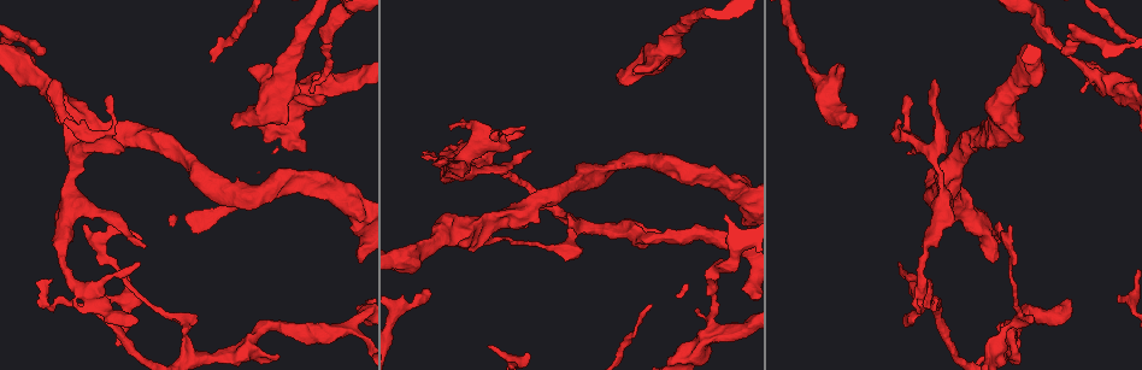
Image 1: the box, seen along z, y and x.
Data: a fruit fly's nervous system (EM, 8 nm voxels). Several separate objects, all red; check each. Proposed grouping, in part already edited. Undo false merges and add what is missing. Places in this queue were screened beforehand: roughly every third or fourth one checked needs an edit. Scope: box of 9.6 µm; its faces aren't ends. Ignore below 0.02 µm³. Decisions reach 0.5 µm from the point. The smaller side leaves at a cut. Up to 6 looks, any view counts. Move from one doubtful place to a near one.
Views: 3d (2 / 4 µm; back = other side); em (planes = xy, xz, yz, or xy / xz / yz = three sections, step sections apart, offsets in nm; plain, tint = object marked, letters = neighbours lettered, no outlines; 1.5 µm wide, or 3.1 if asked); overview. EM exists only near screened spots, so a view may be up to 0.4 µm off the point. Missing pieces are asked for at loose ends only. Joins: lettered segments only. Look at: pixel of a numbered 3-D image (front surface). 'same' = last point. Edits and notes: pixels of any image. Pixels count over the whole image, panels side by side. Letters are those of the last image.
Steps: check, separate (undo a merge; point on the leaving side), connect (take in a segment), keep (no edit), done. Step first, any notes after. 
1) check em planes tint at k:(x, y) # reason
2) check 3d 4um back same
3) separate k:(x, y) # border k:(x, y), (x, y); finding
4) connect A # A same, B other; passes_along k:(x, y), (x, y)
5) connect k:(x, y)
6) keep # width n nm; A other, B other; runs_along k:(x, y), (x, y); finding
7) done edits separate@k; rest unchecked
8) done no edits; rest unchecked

check em xy step 8 tint at 1:(190, 323) # branch stops here

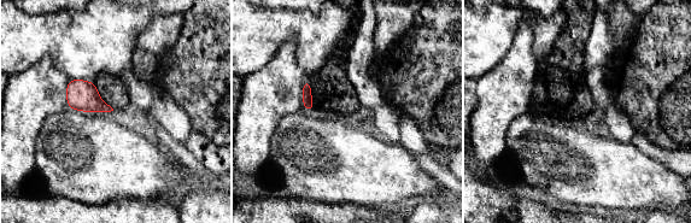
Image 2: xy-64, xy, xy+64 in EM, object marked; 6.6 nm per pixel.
check em planes tint same # cut it another way

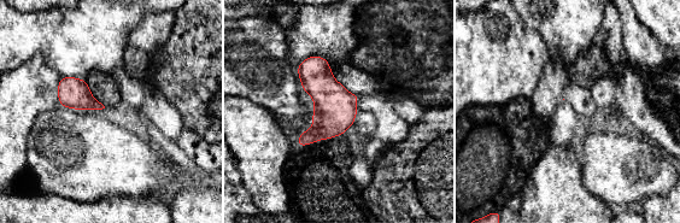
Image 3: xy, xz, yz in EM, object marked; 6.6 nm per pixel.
check em planes letters same # see the neighbours

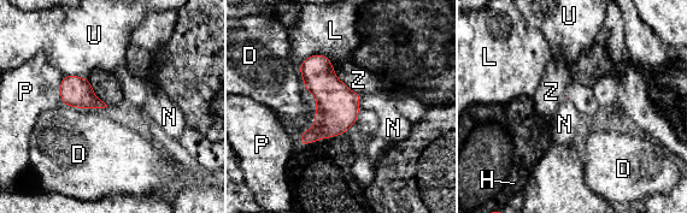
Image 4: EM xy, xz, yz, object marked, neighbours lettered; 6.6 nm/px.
keep # D other, H other, L other, N other, P other, U other, Z other; border 4:(362, 94), (359, 108); no lettered segment goes on from it

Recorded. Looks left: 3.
check 3d 4um back at 1:(1060, 52) # free end

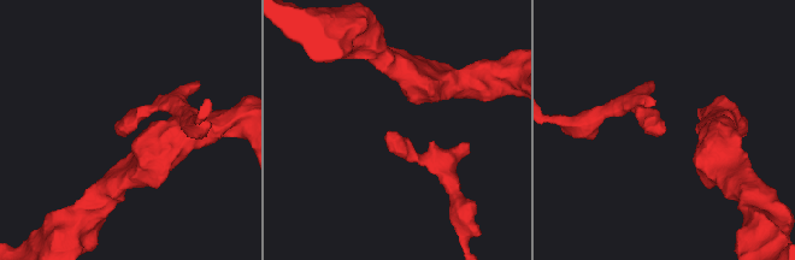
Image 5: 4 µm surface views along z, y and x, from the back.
check em xy step 4 plain at 5:(389, 130) # now the EM

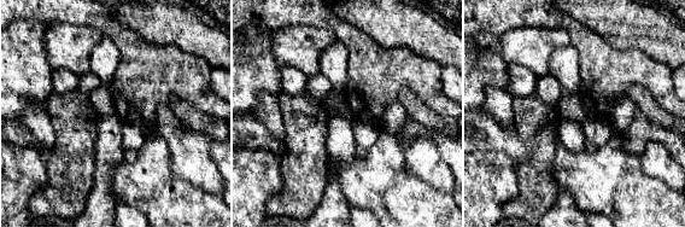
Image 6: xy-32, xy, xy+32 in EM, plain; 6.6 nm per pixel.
check em xy step 4 letters same # see the neighbours

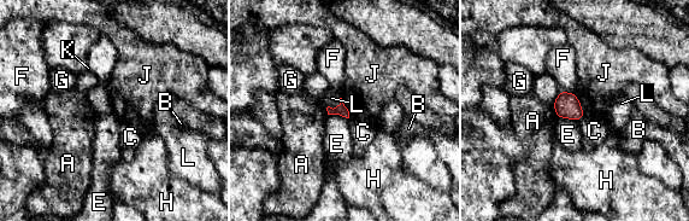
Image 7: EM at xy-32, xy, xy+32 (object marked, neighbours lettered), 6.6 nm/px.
keep # A other, B other, C other, E other, F other, G other, H other, J other, K other, L other; border 7:(573, 92), (584, 115); none of them fits

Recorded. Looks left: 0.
done no edits; rest unchecked

